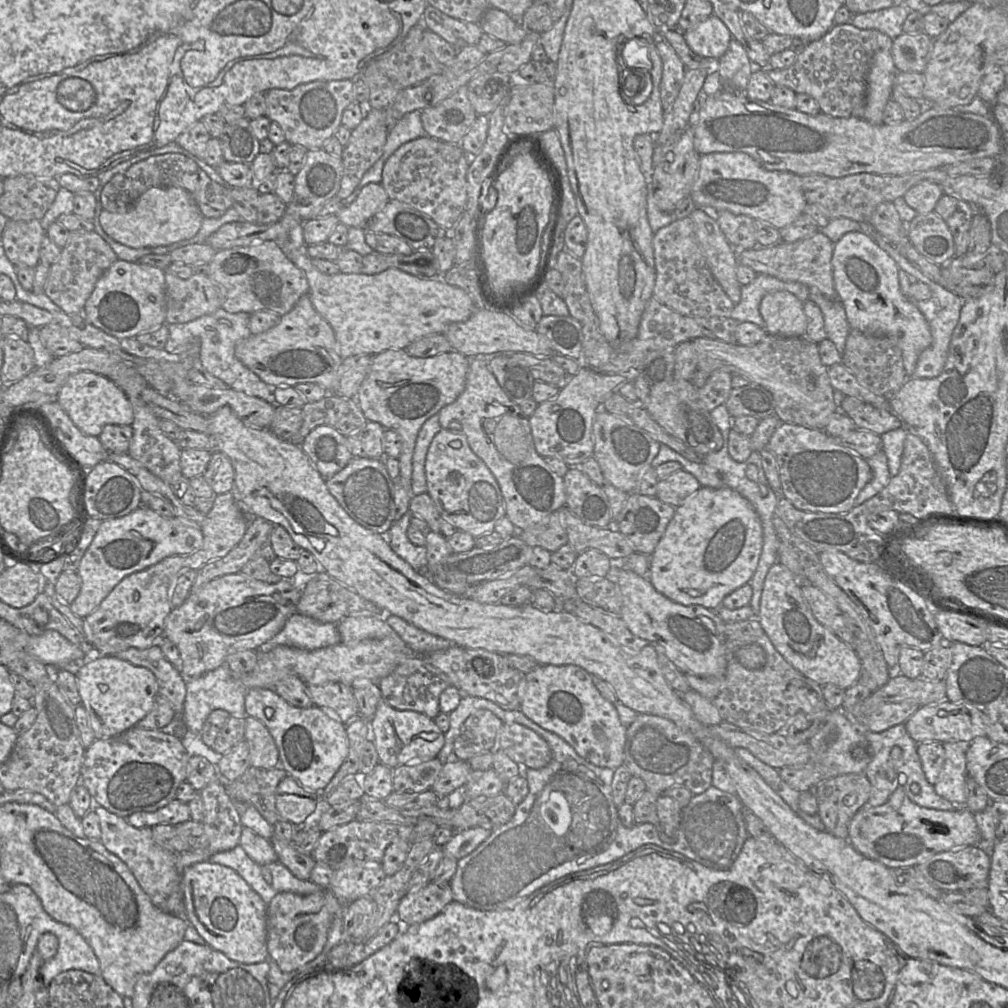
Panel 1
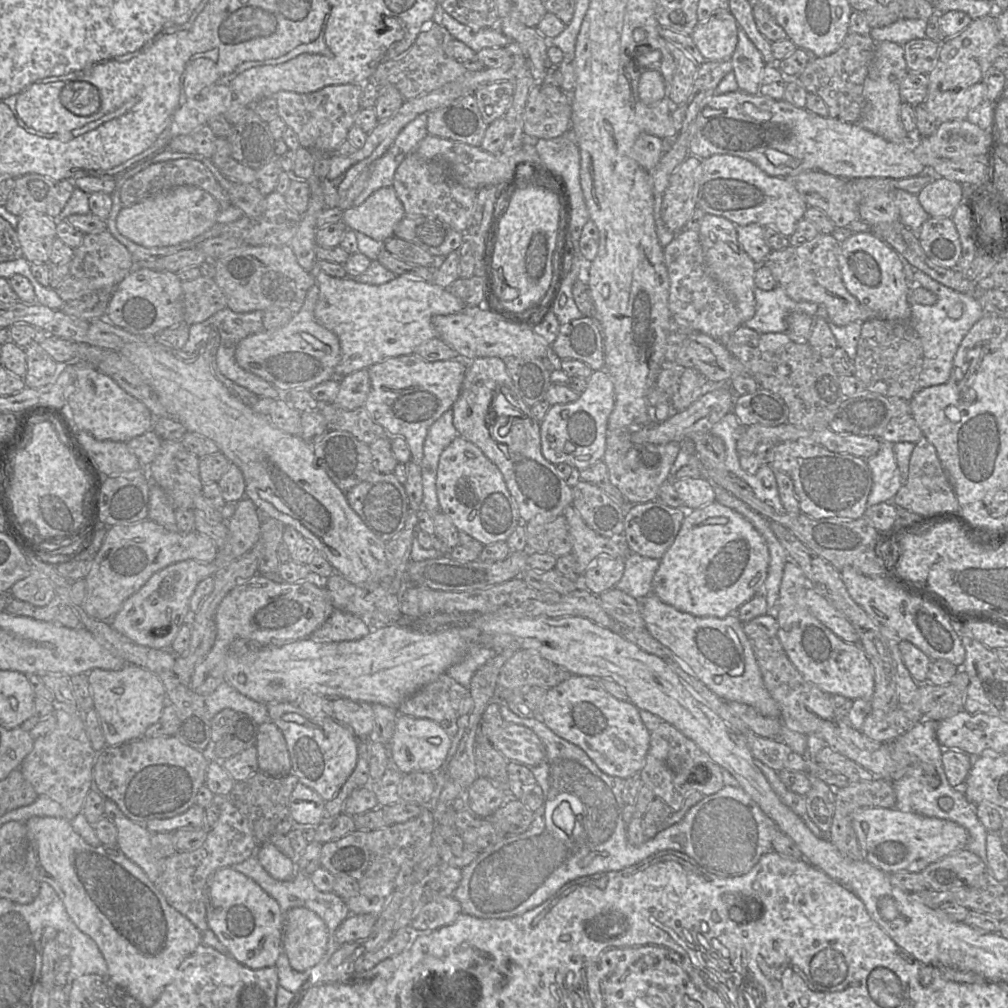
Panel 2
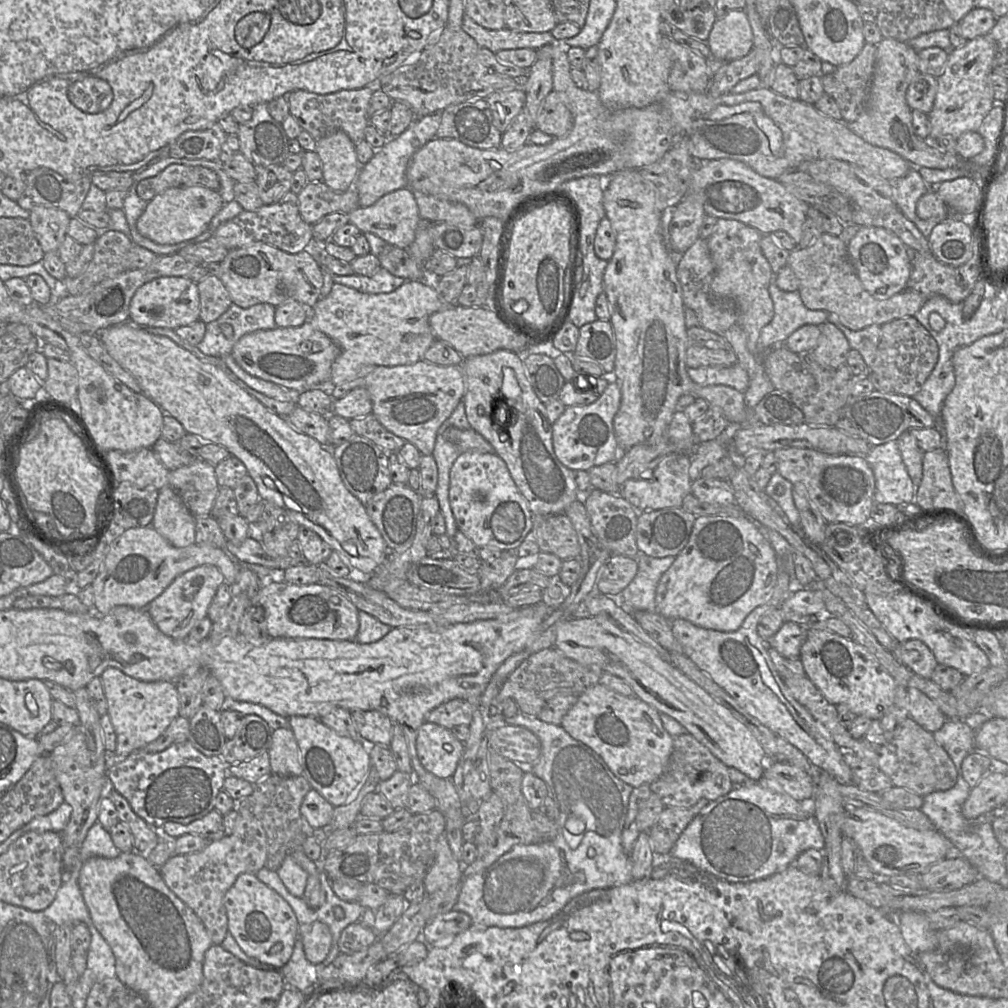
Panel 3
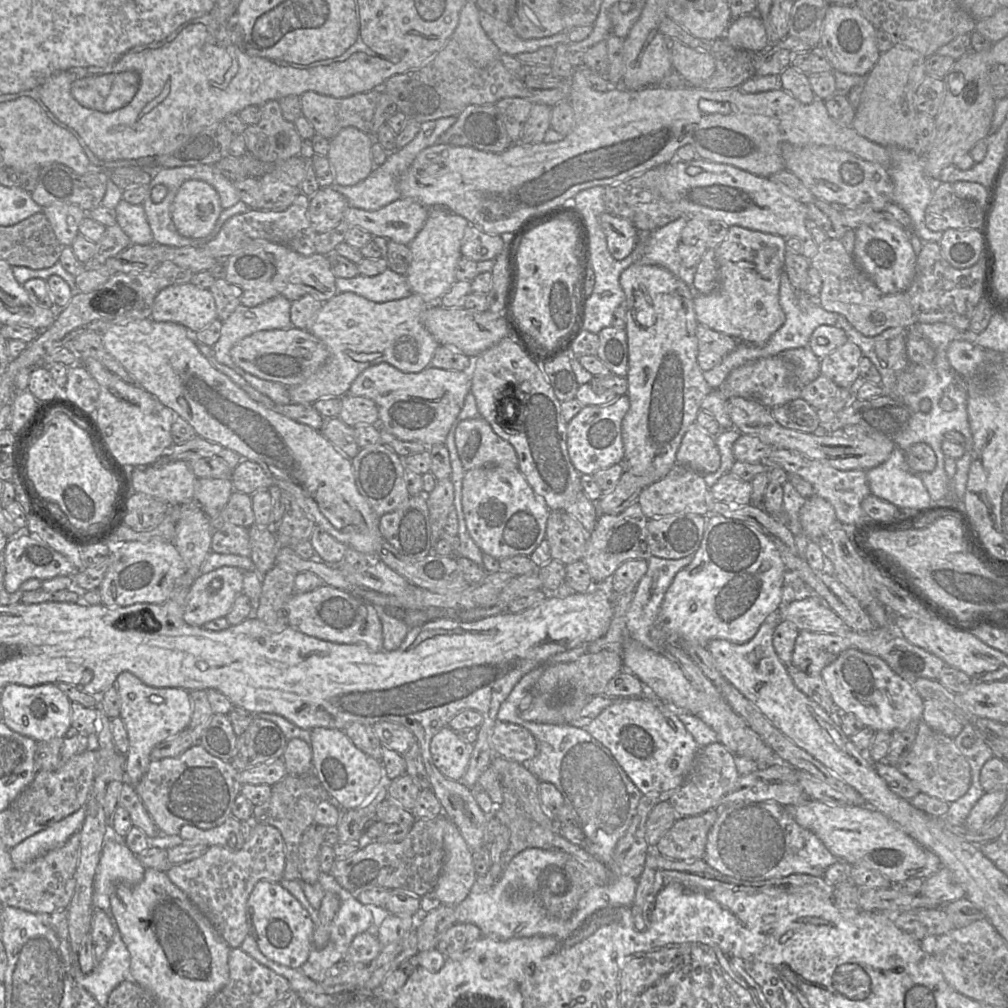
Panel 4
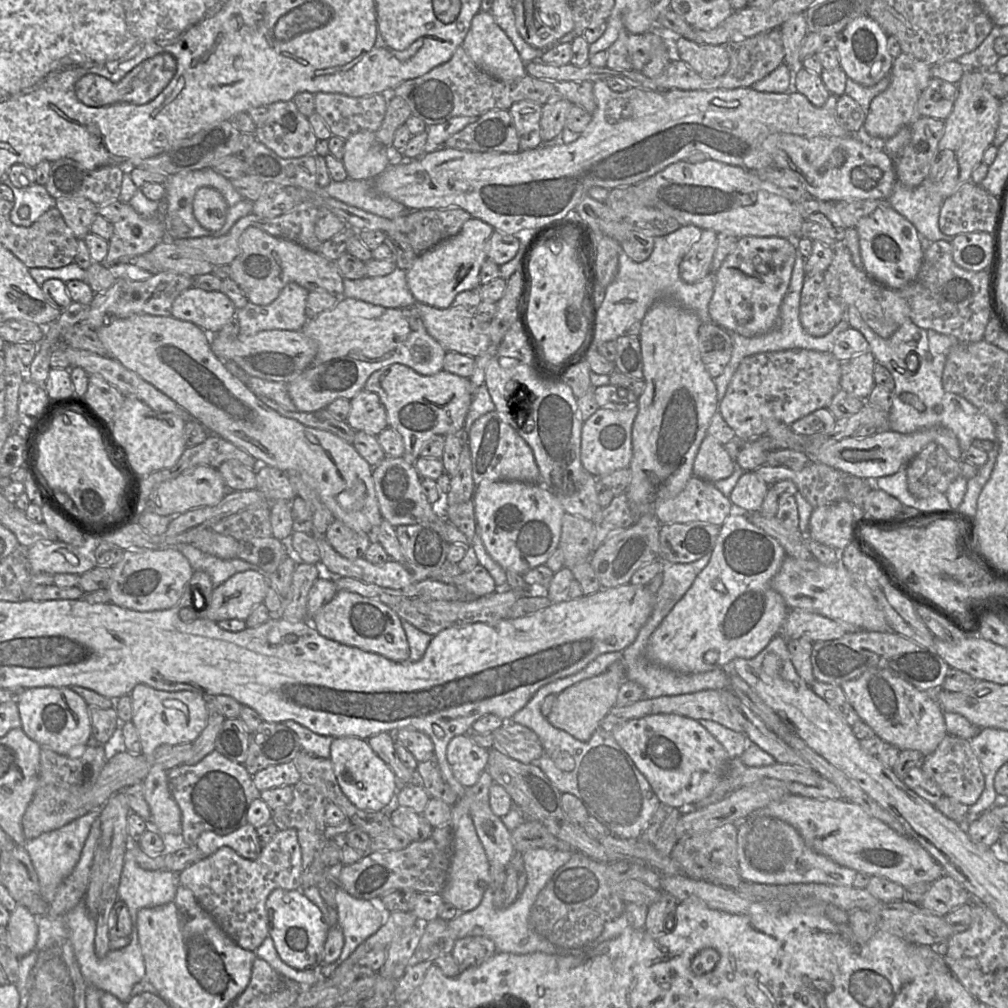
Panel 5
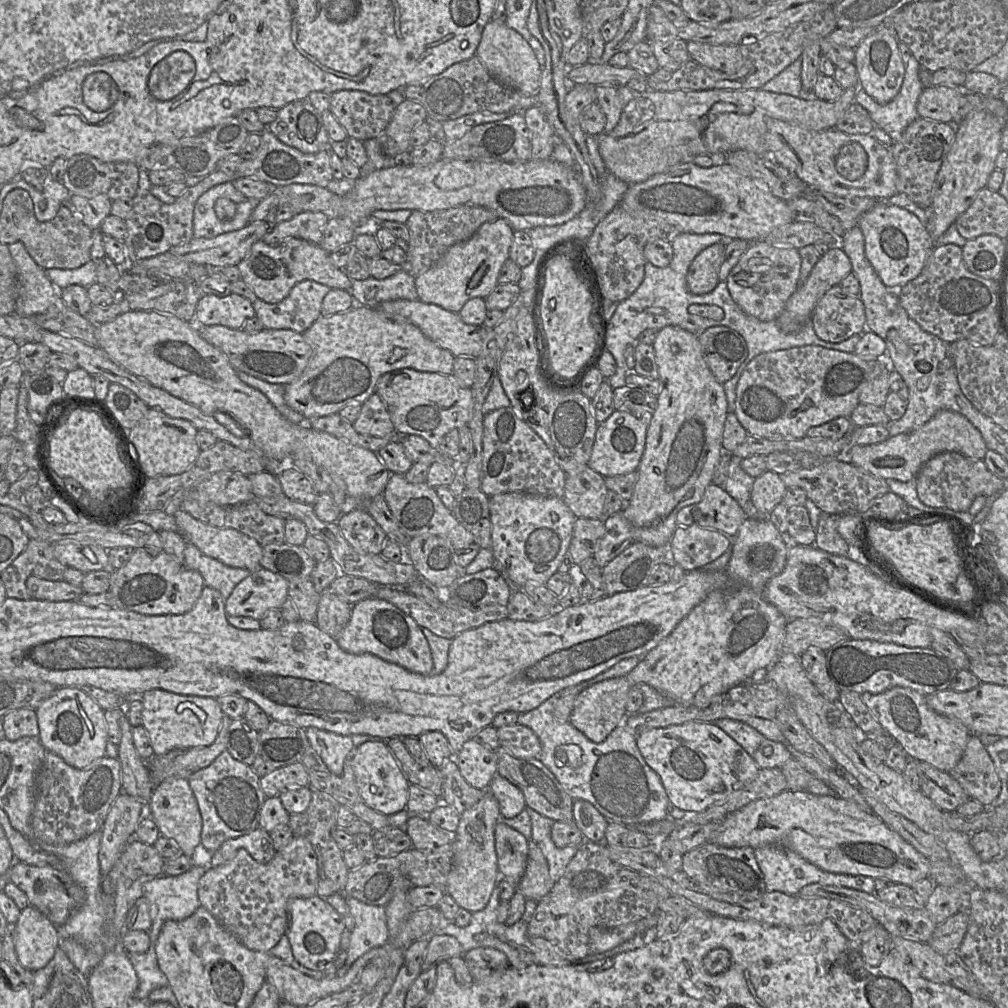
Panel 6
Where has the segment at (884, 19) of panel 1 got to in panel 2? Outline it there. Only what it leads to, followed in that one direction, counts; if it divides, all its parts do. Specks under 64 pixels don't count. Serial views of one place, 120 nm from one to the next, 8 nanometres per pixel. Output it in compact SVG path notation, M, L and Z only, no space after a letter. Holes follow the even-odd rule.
M899 19L894 23L878 28L871 28L870 37L876 42L893 42L904 45L914 39L925 39L926 20Z

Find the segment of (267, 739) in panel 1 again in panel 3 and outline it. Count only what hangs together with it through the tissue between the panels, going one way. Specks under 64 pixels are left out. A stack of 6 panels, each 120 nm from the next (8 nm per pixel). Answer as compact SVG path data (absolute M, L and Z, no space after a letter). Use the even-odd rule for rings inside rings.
M291 729L274 730L268 750L272 774L279 776L302 776L300 752Z

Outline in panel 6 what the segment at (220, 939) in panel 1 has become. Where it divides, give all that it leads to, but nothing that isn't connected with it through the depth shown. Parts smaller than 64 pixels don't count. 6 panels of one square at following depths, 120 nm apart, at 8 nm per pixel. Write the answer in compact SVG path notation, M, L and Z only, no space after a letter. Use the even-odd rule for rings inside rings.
M313 896L290 899L287 910L289 924L285 936L294 958L302 966L310 970L324 971L341 950L348 952L351 932L346 928L343 916L323 898Z

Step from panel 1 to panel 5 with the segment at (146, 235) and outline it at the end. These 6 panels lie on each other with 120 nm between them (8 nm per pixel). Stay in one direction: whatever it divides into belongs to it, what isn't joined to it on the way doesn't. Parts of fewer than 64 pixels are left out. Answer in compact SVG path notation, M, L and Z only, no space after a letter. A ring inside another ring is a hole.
M209 186L196 190L193 213L198 223L209 231L219 230L225 222L229 206L222 194Z

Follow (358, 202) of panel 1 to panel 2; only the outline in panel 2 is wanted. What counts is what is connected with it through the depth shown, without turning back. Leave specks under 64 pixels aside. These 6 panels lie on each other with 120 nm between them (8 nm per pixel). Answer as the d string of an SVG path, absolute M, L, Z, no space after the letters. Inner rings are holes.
M388 186L376 190L361 205L344 210L342 221L355 232L385 242L394 236L396 225L405 216L395 189Z

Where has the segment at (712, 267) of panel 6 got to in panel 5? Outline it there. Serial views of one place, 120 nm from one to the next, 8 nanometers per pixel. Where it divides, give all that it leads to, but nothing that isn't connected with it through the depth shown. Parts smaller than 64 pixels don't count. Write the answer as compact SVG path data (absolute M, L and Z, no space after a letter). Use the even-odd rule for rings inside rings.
M702 230L700 240L691 247L679 264L681 279L692 284L711 273L716 248L717 233L712 230Z

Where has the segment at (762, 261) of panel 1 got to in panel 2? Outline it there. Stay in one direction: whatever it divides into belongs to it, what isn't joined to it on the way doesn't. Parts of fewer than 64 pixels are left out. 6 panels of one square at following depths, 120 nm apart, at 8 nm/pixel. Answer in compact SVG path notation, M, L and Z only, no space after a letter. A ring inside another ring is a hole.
M818 233L815 238L798 246L772 250L762 265L766 266L777 282L794 301L807 301L823 306L829 319L837 326L857 321L865 322L876 313L859 301L846 289L839 267L840 242L830 234Z

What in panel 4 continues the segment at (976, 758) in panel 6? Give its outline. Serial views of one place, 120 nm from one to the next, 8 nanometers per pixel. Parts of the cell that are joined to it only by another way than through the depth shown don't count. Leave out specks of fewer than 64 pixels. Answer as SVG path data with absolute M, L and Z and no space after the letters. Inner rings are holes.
M923 721L916 724L916 738L896 767L920 792L947 803L954 802L965 795L971 784L969 763L954 740L933 730Z

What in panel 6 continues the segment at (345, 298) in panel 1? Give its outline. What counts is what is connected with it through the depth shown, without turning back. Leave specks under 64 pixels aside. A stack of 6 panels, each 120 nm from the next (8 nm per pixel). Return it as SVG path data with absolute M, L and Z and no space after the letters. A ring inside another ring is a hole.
M363 305L321 316L303 335L310 346L310 357L302 374L285 386L285 401L306 419L338 414L347 405L363 404L375 393L379 378L388 372L414 369L453 373L455 356L436 345L417 326L391 320Z

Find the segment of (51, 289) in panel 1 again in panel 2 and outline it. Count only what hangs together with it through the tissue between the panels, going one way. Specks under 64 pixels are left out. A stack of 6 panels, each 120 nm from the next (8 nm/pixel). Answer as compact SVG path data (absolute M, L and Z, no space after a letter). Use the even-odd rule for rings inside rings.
M107 228L101 232L87 233L82 243L74 249L68 273L55 291L63 302L77 300L101 288L114 288L133 268L133 256Z

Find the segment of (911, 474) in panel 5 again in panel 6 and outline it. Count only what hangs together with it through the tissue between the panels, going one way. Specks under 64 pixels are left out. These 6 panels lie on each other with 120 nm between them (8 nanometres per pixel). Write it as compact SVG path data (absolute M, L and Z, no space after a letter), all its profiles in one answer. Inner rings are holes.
M941 452L929 459L915 477L918 498L930 507L946 507L967 512L978 496L996 496L1007 480L993 474L982 459L967 457L957 452Z

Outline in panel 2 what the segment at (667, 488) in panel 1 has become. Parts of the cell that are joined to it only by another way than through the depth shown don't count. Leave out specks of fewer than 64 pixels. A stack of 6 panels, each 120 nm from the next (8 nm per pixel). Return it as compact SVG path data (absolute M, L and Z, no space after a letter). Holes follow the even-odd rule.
M682 478L672 480L672 485L686 510L703 507L715 500L712 484L704 478Z

